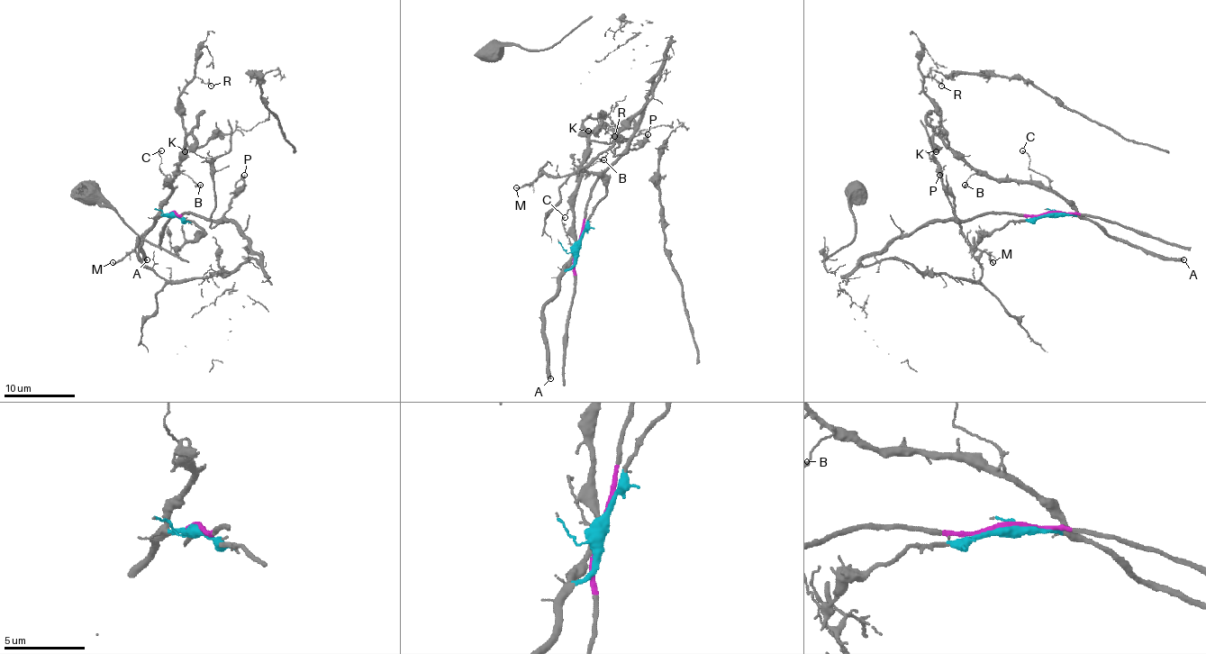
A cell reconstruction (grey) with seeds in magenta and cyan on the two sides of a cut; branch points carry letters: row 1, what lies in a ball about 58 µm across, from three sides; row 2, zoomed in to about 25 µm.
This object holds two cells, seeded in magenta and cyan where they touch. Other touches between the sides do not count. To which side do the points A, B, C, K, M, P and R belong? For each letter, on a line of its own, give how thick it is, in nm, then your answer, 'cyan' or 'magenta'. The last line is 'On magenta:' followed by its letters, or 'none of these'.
A: 360 nm | cyan
B: 170 nm | cyan
C: 100 nm | cyan
K: 260 nm | cyan
M: 140 nm | magenta
P: 150 nm | magenta
R: 120 nm | cyan
On magenta: M, P

